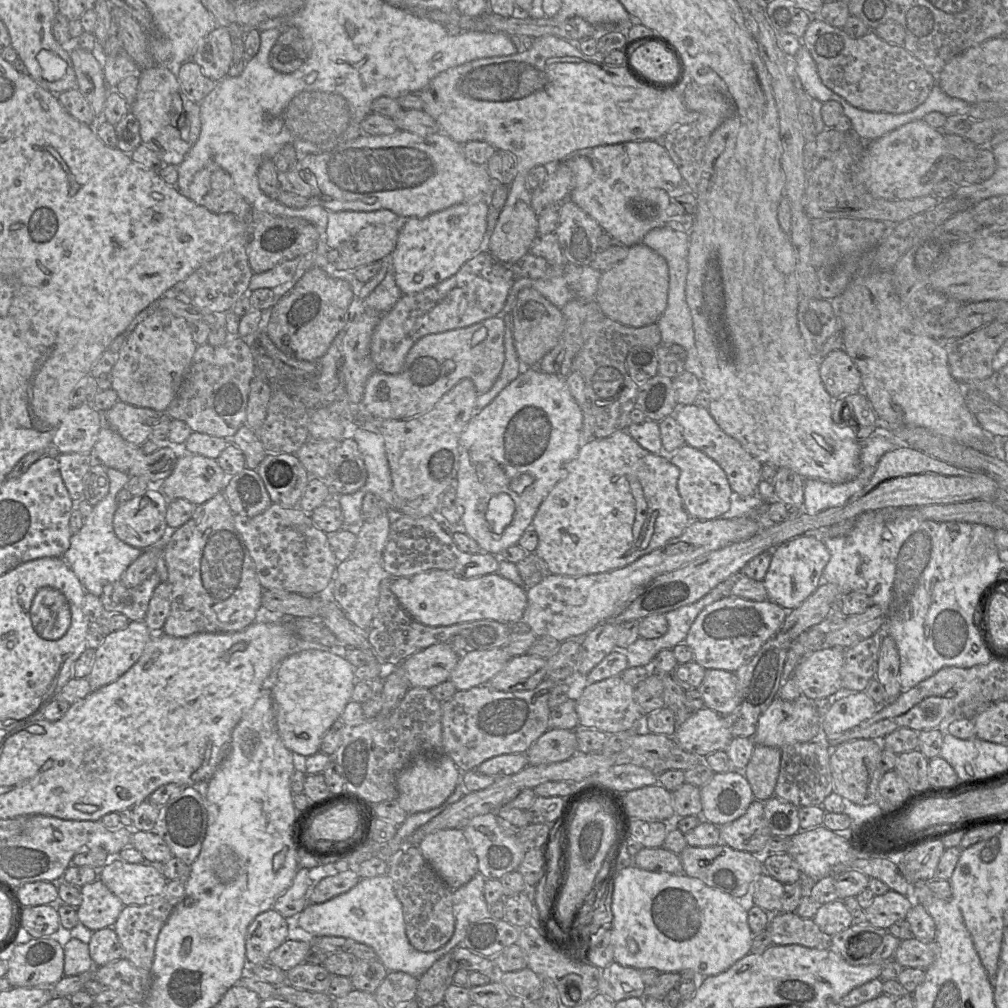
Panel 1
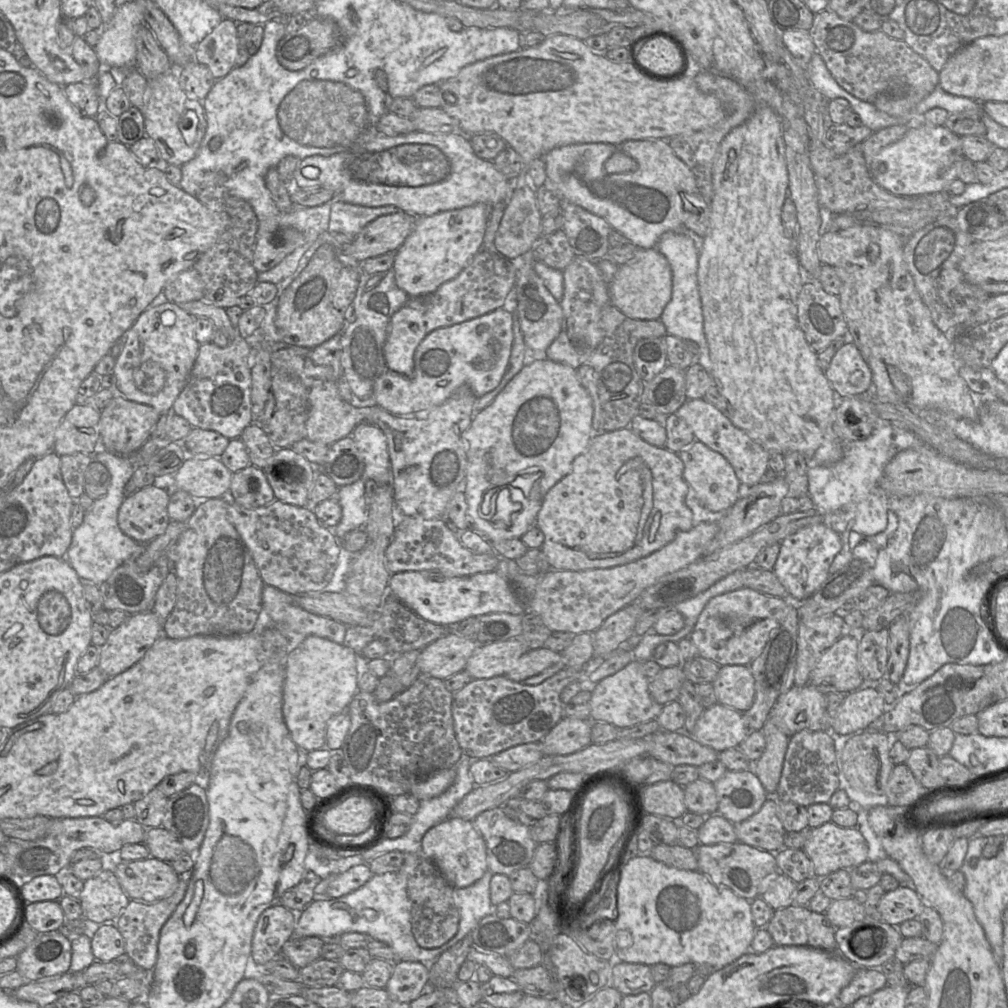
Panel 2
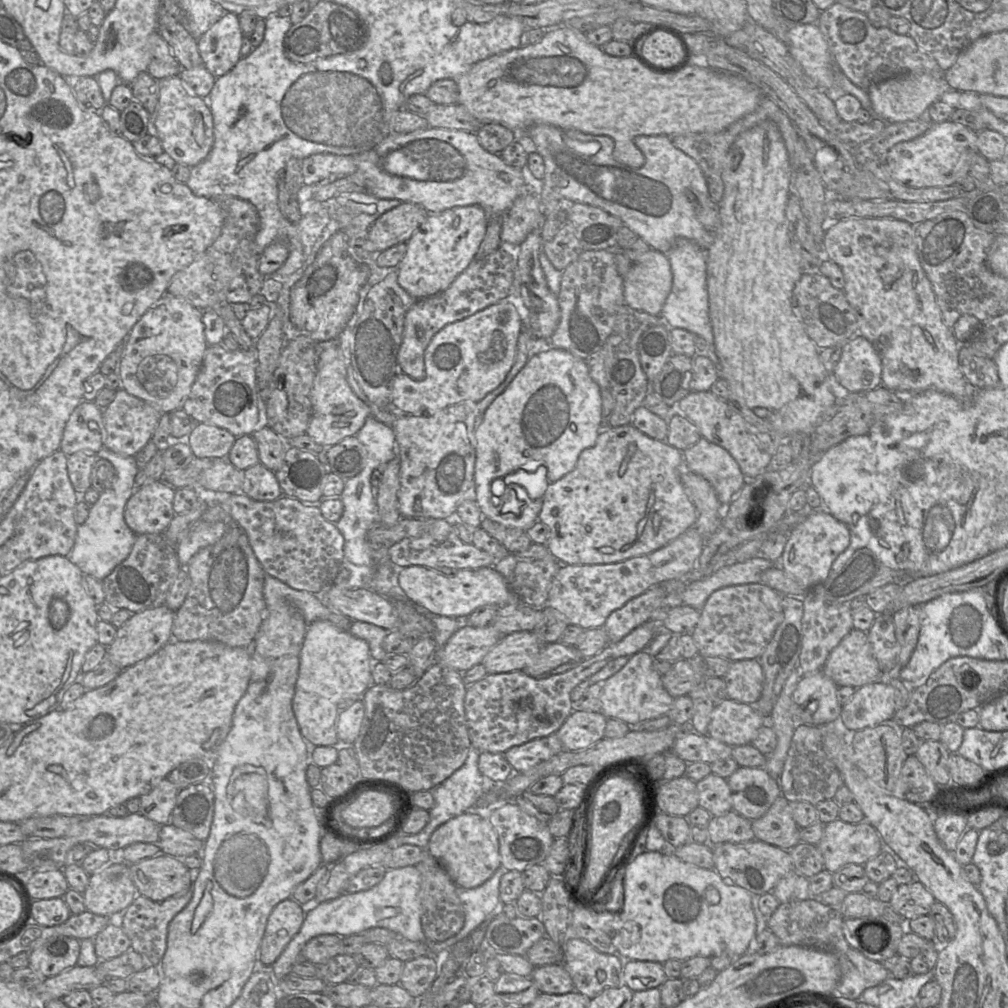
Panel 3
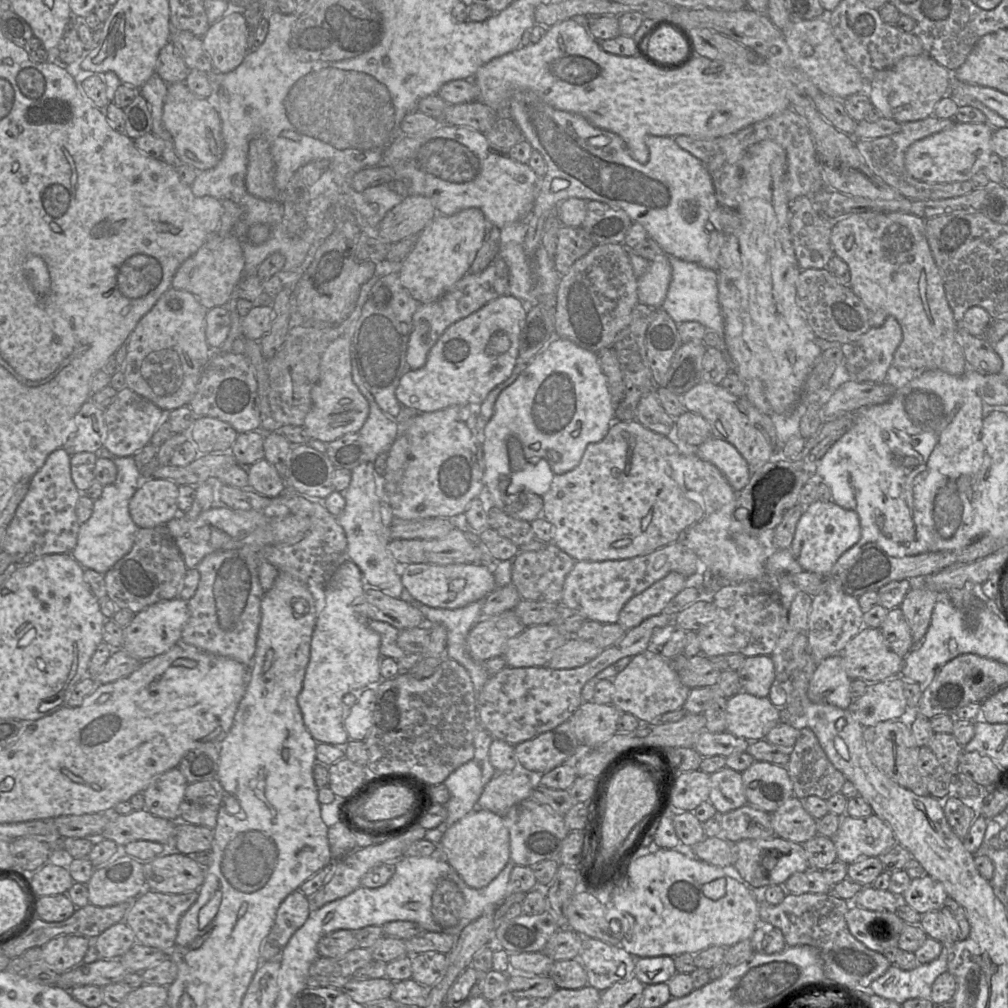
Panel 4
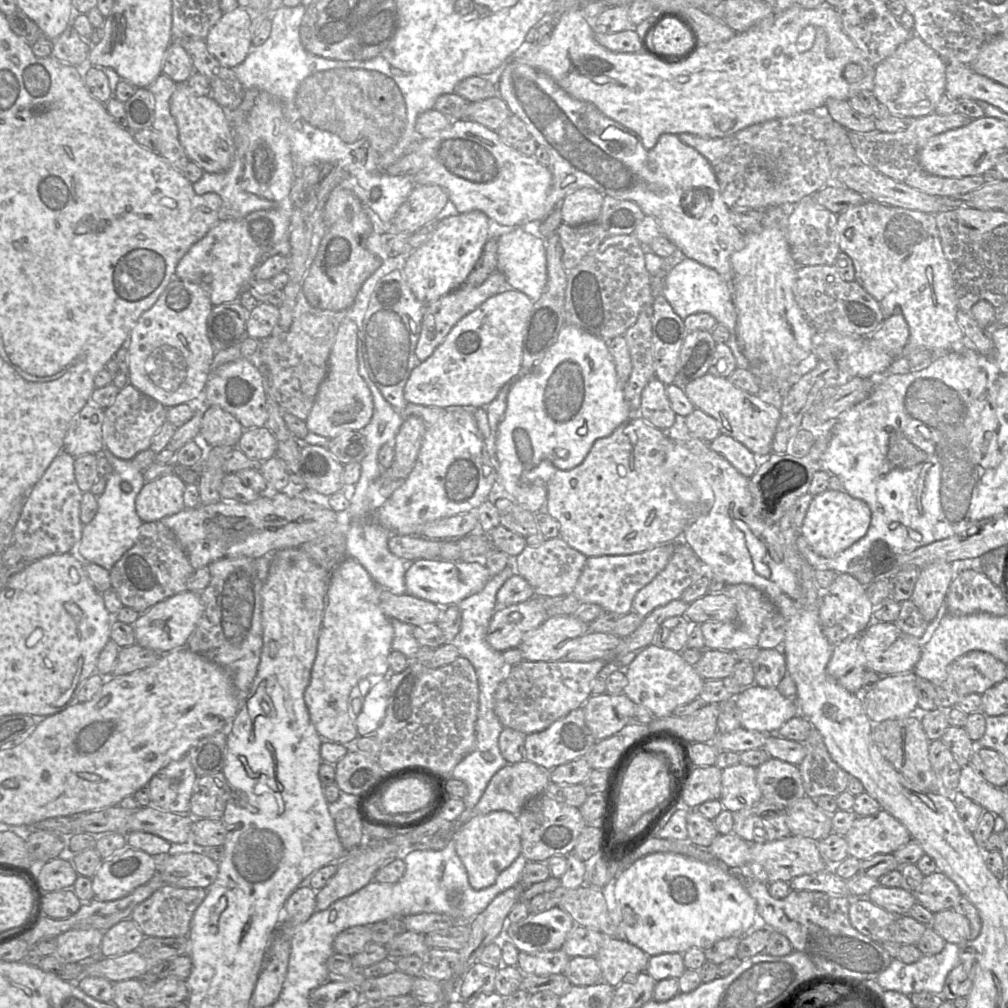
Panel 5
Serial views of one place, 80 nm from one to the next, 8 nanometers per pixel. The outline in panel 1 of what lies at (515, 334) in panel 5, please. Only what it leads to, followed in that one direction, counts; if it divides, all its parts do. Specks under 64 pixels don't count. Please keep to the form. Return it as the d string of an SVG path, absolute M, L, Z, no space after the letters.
M495 316L468 327L420 338L409 350L399 373L376 371L368 378L363 407L376 418L404 420L431 410L444 394L463 379L471 379L478 393L489 391L504 364L504 332L504 319Z

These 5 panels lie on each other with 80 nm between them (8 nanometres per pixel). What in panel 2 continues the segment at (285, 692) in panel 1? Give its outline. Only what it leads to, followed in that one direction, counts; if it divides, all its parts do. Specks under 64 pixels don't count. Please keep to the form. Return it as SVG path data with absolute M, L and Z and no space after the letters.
M307 636L288 655L283 686L283 716L294 743L308 752L326 747L329 721L343 712L358 692L358 654L328 639Z

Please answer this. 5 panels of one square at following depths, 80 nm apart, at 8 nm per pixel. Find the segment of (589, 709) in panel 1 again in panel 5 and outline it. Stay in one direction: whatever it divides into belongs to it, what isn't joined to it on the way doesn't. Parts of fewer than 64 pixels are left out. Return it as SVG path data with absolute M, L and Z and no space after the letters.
M654 643L638 652L625 674L627 685L623 694L636 705L646 707L657 719L670 716L679 706L698 698L705 682L679 652Z

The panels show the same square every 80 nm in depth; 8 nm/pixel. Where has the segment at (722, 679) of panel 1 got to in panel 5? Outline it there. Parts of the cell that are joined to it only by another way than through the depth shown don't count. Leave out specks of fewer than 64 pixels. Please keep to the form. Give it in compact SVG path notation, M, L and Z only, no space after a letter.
M780 647L760 649L753 663L755 685L776 688L777 684L787 675L785 655Z

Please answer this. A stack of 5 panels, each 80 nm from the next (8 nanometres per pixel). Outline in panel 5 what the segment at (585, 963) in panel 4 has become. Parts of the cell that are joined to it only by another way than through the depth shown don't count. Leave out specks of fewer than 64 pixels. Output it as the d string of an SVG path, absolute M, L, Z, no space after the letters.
M607 935L604 936L602 945L595 956L602 972L602 982L613 987L634 979L640 972L646 971L650 957L643 950L628 941Z

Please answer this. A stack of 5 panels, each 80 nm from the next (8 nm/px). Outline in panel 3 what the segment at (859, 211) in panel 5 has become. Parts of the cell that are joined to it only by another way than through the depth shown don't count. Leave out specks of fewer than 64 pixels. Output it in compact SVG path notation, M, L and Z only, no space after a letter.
M892 218L842 219L824 233L823 253L843 272L843 291L857 314L857 335L871 342L881 357L881 386L902 395L933 389L969 404L975 389L960 369L960 343L943 322L920 264L915 226Z

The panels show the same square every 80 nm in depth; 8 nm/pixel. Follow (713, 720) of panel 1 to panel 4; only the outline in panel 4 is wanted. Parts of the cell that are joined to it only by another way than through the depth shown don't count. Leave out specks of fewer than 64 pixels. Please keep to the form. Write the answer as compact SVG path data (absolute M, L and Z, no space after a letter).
M740 691L727 698L726 732L748 741L763 739L781 721L781 708L775 706L769 697L757 697Z

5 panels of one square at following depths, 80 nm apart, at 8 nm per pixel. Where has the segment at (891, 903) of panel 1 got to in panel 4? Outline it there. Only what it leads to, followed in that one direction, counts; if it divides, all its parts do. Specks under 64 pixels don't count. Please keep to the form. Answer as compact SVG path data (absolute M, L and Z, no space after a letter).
M929 875L912 880L902 896L920 914L939 910L948 898L943 885Z

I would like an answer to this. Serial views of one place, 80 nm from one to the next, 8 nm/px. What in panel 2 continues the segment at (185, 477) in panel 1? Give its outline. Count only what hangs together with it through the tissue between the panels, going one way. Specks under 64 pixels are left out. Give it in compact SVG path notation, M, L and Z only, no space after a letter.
M188 456L174 475L174 489L188 492L197 501L228 497L232 475L218 457Z

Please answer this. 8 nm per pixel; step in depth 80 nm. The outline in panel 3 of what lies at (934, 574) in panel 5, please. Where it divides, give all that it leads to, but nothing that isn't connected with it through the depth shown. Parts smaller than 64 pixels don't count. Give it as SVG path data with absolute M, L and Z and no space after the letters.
M921 605L909 606L893 614L899 668L906 665L916 647L921 627L920 609Z

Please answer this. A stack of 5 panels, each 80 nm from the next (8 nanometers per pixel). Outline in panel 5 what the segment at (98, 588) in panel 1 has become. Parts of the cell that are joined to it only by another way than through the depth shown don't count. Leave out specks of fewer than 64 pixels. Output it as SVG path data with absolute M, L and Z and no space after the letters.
M107 449L103 450L103 454L112 465L113 472L108 477L104 493L98 497L96 515L82 528L79 552L89 562L110 571L123 554L135 544L139 536L143 522L136 512L135 500L146 480L143 472L140 472L131 460L120 459Z

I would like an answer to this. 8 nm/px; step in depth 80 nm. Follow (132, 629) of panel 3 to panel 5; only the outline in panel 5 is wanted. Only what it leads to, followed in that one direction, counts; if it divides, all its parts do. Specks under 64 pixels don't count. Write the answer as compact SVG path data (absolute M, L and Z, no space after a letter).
M187 590L166 598L140 614L138 619L131 624L135 632L135 644L155 650L160 654L167 654L180 648L186 648L187 640L203 612L204 606L200 599L200 594Z

